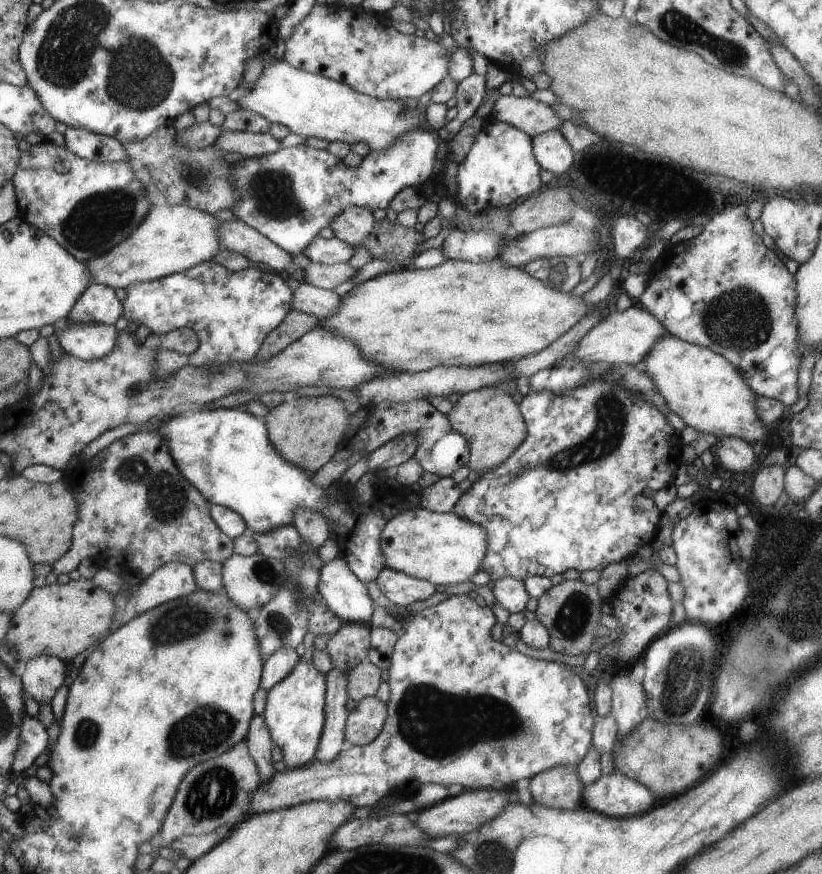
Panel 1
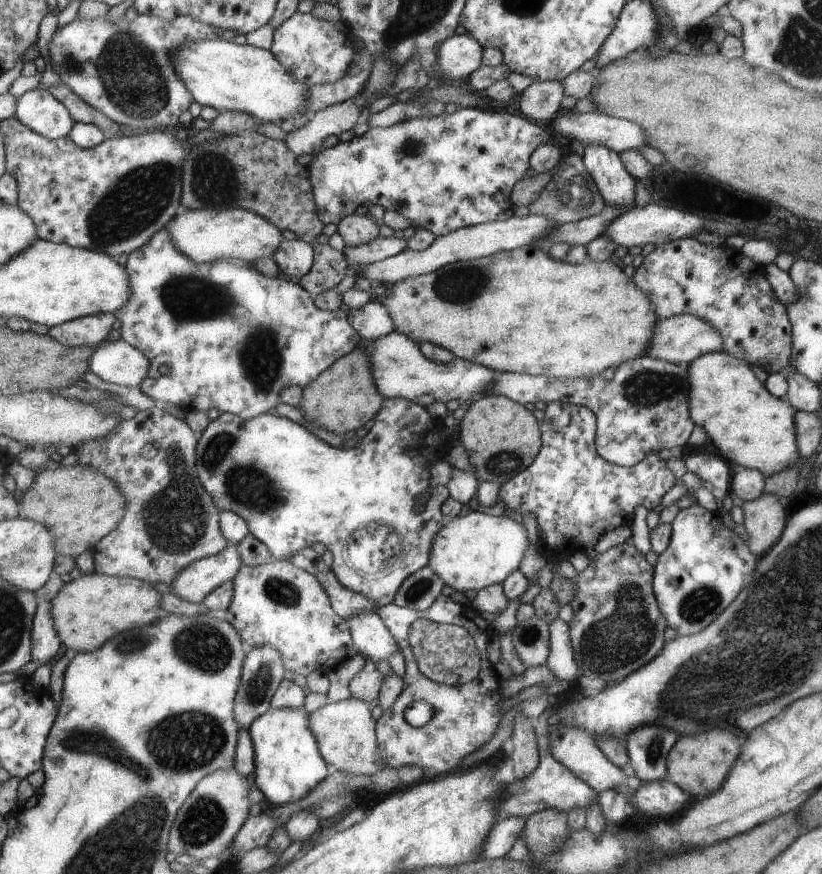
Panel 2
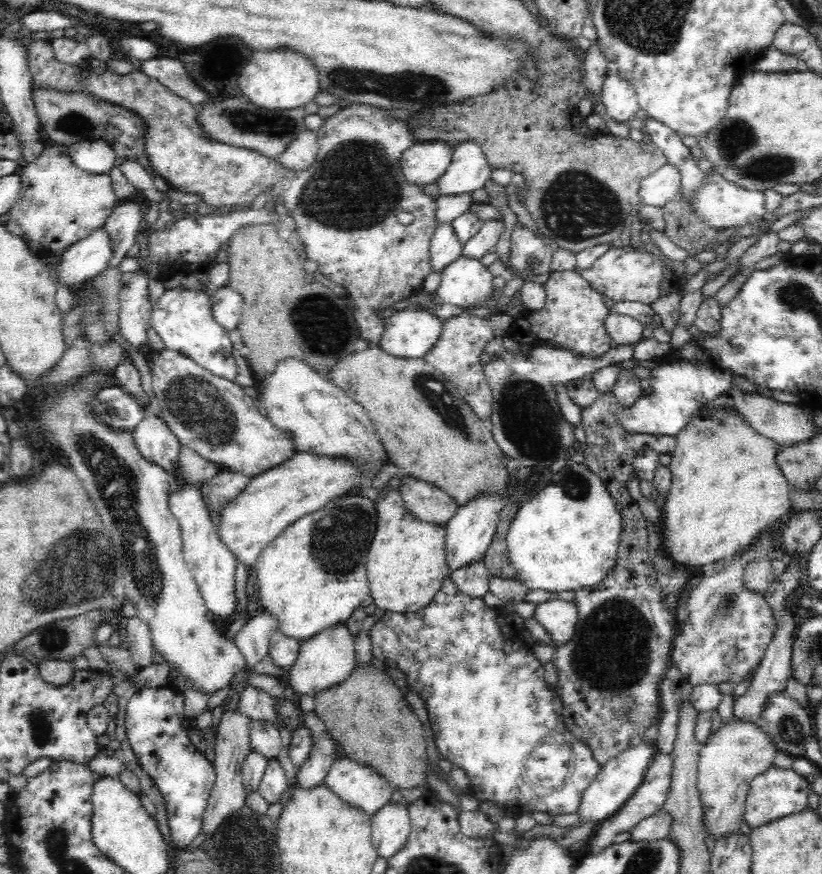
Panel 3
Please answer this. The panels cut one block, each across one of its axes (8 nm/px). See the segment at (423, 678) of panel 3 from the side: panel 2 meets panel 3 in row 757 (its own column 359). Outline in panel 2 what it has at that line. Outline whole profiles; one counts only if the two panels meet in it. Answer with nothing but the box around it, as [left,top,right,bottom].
[196,398,449,609]

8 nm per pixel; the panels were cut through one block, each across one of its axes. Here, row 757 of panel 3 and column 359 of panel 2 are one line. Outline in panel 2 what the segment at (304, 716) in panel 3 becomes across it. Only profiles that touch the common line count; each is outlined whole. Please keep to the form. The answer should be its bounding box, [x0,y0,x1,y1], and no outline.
[348,299,394,340]

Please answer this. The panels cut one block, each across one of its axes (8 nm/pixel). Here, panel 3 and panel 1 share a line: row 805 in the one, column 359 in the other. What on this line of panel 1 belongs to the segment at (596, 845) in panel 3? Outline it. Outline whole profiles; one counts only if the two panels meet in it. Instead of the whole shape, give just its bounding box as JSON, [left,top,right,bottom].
[324,623,370,671]

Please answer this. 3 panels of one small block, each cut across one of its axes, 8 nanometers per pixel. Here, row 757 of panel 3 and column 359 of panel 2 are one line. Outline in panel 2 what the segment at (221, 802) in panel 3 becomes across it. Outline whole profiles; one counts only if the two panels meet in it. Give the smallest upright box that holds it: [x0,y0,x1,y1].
[336,213,378,246]

